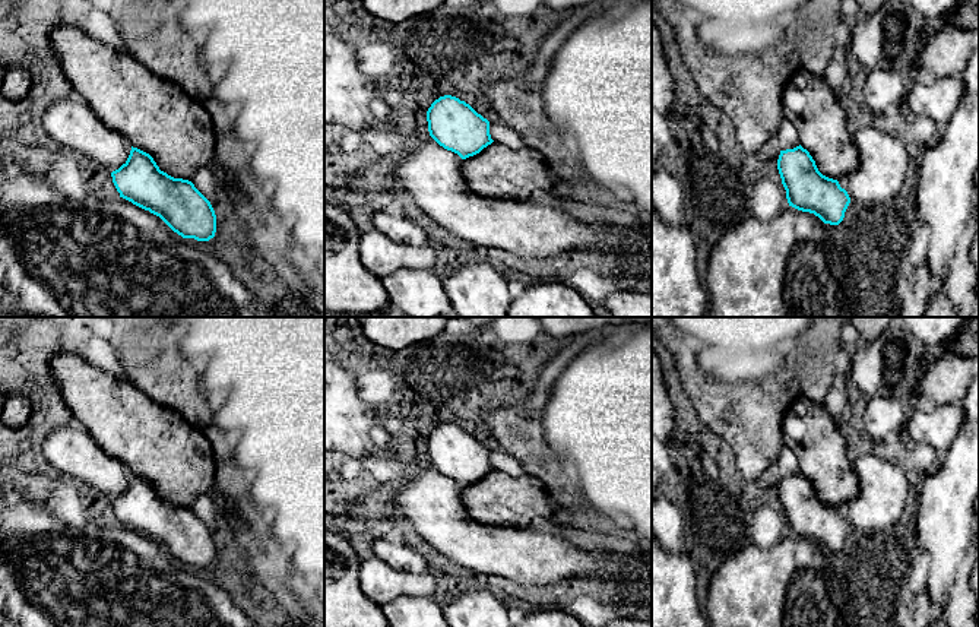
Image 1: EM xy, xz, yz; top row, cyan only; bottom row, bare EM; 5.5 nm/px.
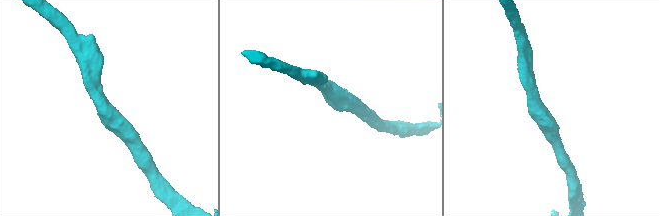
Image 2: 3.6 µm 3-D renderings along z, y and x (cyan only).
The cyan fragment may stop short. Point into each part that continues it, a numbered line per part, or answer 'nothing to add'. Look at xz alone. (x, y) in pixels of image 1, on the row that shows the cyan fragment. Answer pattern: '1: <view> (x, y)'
1: xz (497, 171)

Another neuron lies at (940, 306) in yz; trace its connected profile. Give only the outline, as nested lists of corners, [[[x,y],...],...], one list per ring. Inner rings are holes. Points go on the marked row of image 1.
[[[948,281],[937,284],[923,317],[959,317],[948,297]]]

